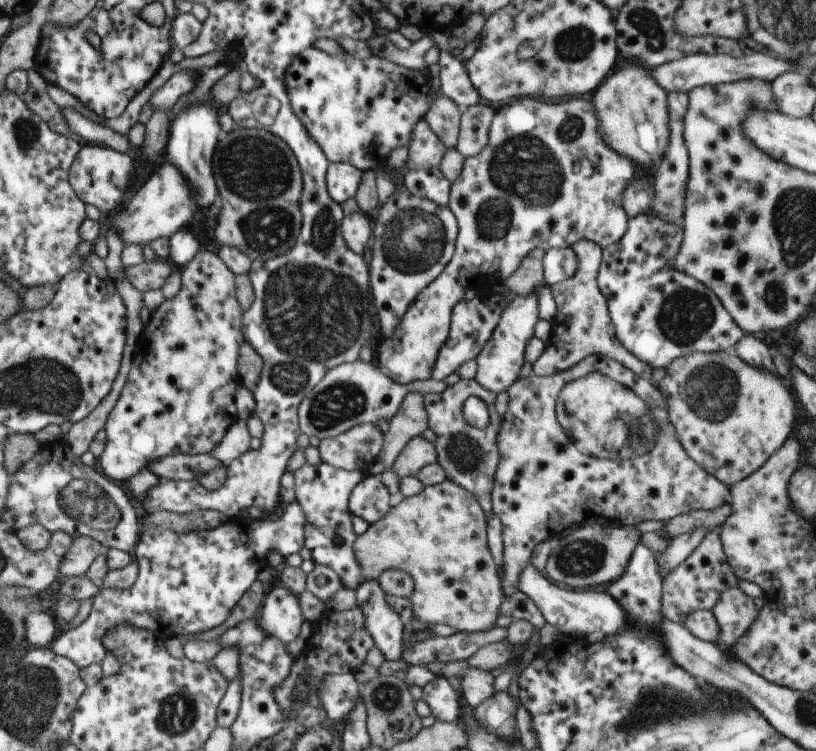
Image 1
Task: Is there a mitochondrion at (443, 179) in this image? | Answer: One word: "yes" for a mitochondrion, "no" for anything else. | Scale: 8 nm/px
no

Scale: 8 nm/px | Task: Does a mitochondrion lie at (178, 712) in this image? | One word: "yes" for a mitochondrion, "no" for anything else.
yes

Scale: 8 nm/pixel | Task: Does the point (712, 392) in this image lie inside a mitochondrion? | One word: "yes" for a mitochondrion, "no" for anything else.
yes

